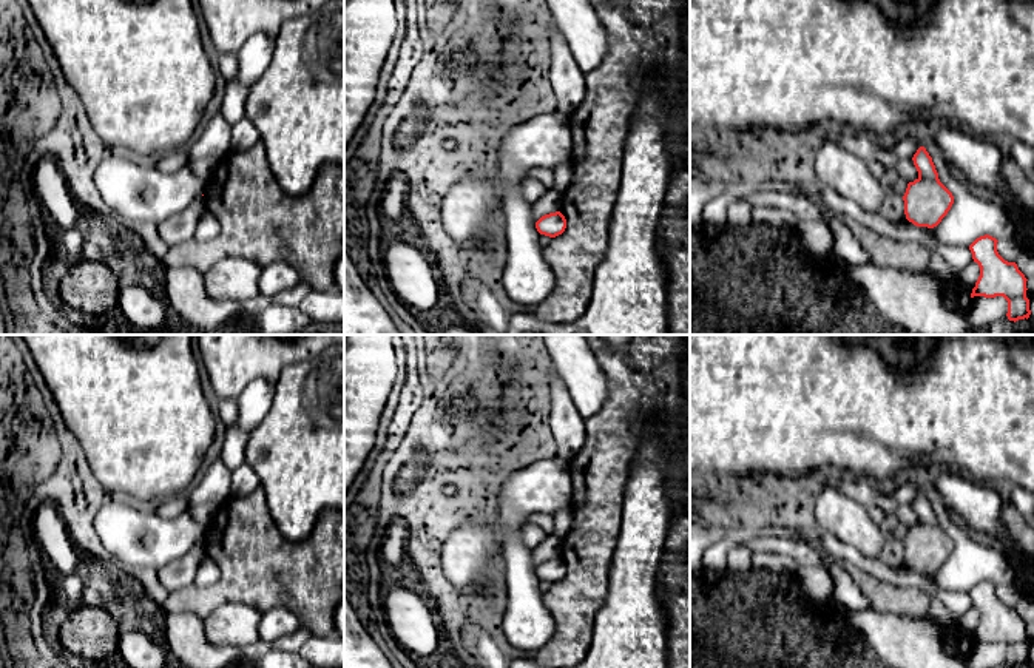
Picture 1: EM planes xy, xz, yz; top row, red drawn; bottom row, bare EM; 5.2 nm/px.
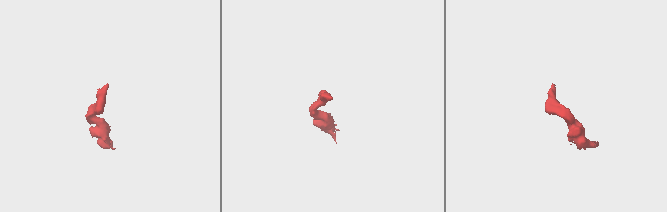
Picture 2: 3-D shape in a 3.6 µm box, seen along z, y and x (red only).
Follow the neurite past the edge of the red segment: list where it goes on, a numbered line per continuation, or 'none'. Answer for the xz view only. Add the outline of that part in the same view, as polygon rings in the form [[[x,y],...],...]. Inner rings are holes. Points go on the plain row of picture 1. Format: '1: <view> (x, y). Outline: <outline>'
none

